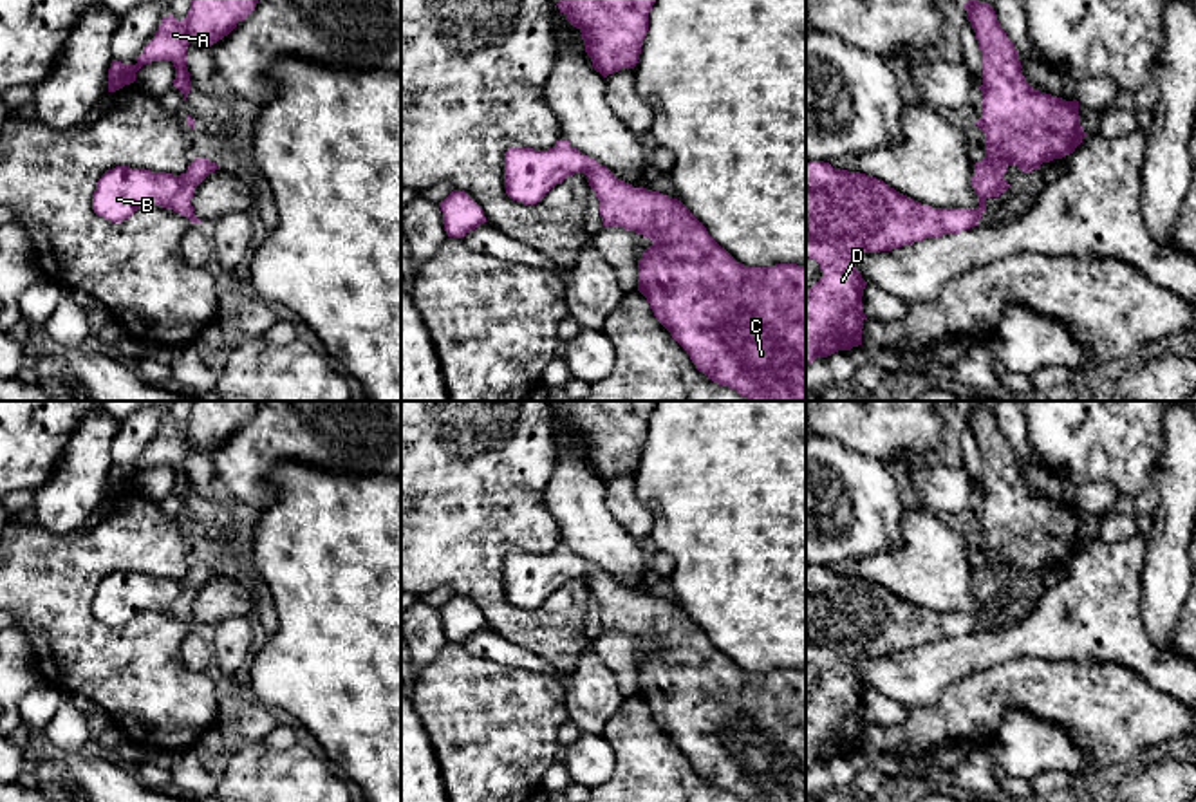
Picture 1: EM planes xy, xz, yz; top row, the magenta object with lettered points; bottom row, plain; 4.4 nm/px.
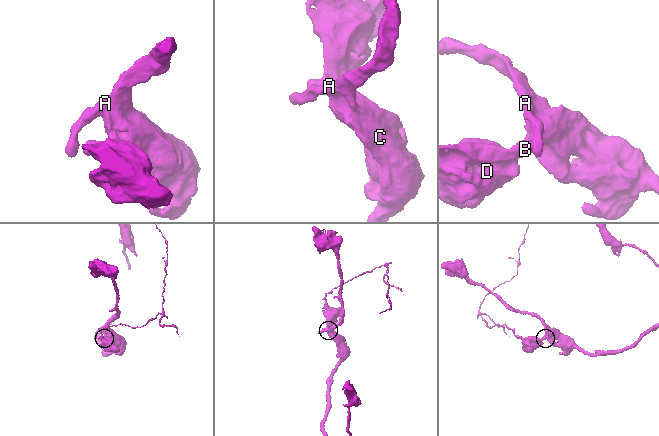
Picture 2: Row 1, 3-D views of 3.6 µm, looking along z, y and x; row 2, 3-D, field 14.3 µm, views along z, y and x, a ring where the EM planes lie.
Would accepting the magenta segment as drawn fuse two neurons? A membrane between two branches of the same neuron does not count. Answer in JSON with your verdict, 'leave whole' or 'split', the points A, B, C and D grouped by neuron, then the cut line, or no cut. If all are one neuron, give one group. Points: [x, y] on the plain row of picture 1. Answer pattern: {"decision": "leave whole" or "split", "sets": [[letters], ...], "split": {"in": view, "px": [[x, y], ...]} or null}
{"decision": "leave whole", "sets": [["A", "B", "C", "D"]], "split": null}

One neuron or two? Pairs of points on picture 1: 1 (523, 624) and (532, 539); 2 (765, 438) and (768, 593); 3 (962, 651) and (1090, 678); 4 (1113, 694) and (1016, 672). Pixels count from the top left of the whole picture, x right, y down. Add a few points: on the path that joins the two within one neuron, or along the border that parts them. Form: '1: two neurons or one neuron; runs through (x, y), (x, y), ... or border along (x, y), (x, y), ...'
1: one neuron; runs through (495, 600), (494, 559), (504, 548)
2: one neuron; runs through (765, 475), (765, 555)
3: two neurons; border along (1052, 660), (1009, 658), (978, 669), (969, 676)
4: one neuron; runs through (1090, 694), (1070, 694), (1039, 687)

